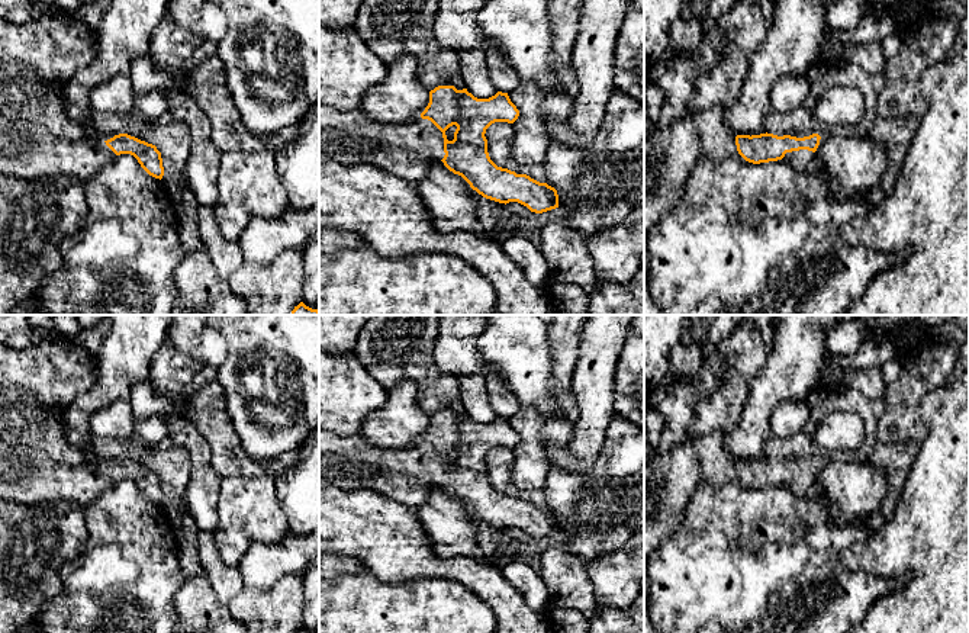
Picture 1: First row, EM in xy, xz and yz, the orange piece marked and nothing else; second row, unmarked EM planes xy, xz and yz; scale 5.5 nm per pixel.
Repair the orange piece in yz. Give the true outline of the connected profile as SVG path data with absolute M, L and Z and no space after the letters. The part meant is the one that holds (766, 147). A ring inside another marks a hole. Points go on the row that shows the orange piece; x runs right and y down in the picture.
M766 132L751 136L737 135L735 145L738 154L749 163L760 164L783 158L799 171L811 171L817 166L814 152L820 145L820 139L818 134L796 138Z

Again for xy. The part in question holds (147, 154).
M0 116L0 176L73 176L86 181L120 154L133 155L149 176L162 179L162 158L157 147L128 134L99 144L71 142L42 125Z

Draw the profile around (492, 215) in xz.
M473 190L473 196L477 203L477 218L483 228L482 235L503 244L506 238L516 234L515 231L508 234L502 232L502 226L506 224L506 218L511 213L505 203L486 199L476 190Z

